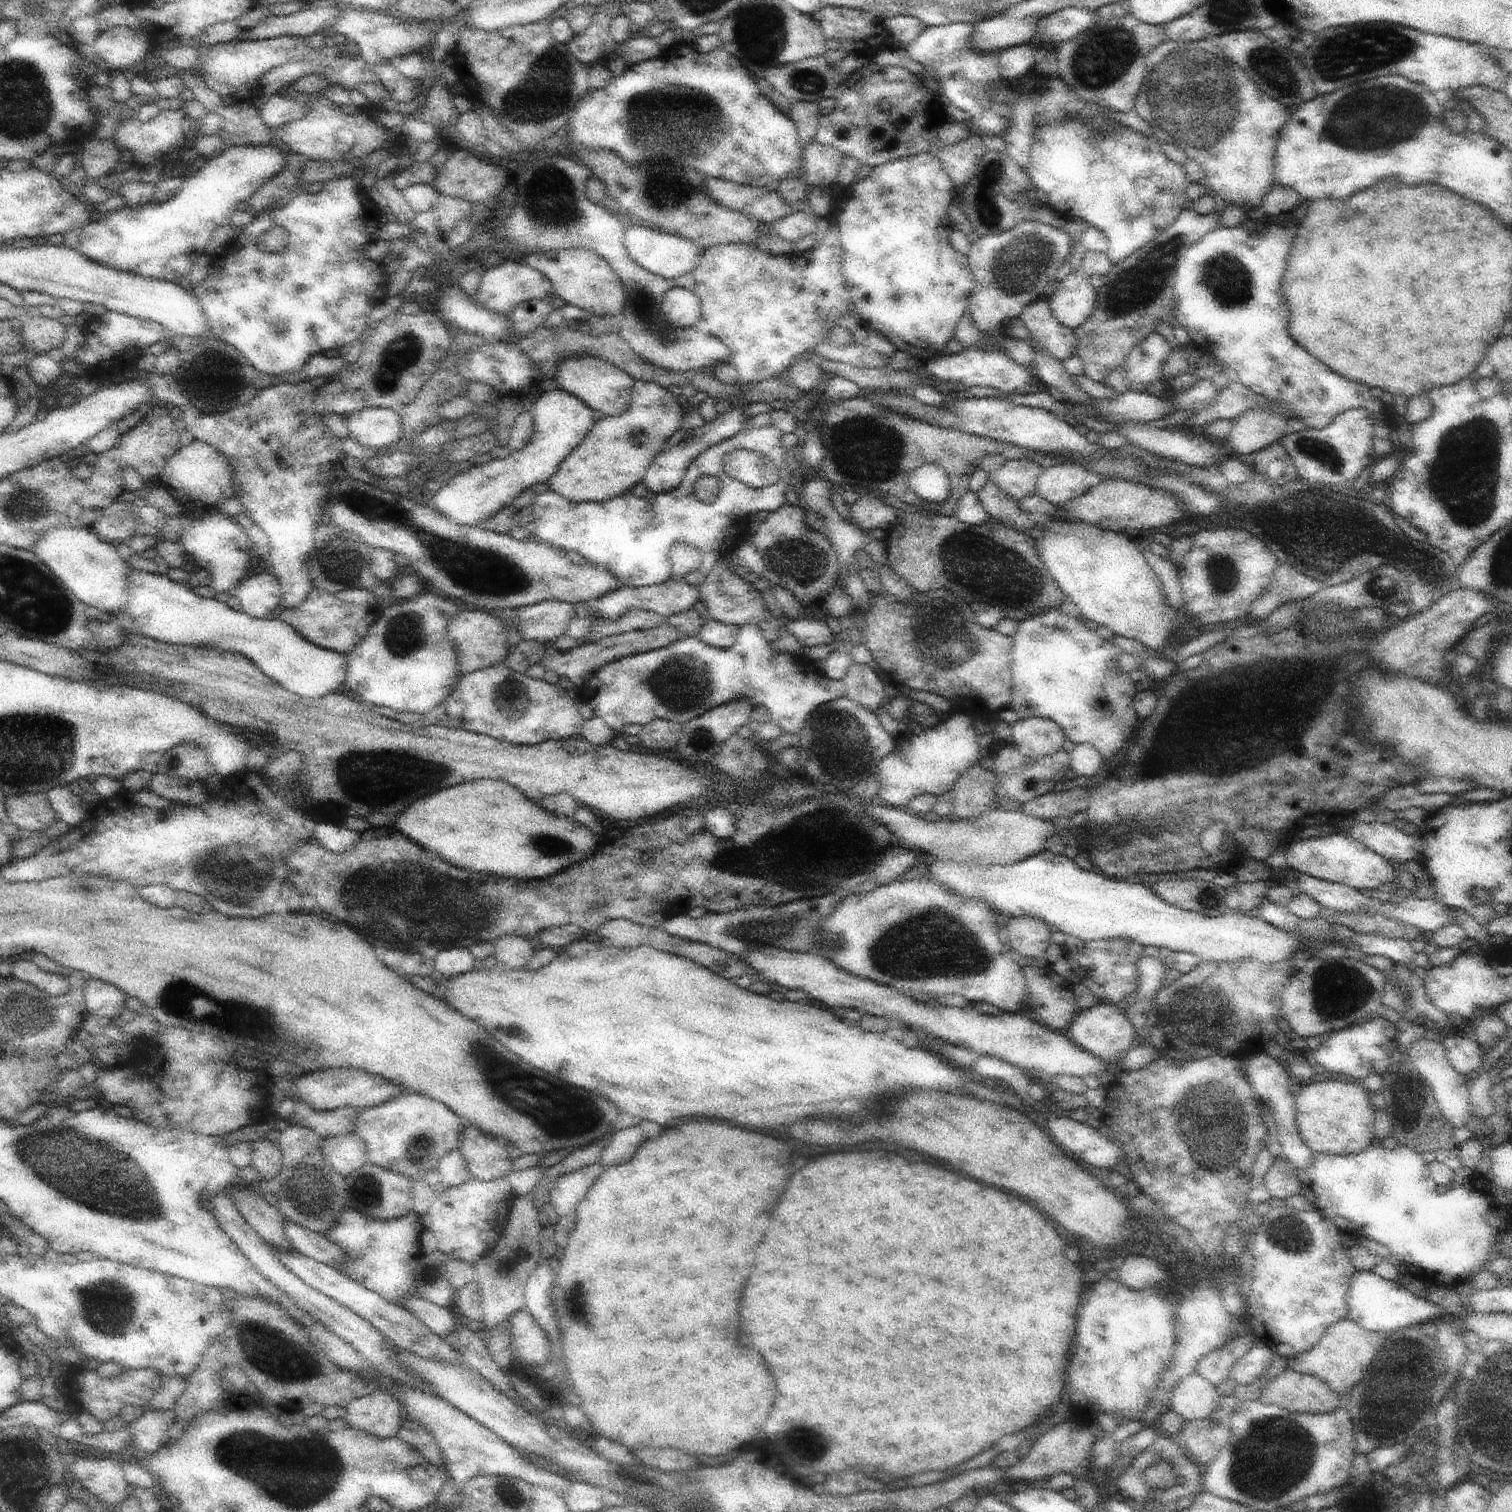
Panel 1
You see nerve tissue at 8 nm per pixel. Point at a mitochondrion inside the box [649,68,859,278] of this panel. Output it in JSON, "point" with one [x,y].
{"point":[803,79]}

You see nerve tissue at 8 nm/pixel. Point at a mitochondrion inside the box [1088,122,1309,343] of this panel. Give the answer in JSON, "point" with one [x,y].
{"point":[1134,288]}

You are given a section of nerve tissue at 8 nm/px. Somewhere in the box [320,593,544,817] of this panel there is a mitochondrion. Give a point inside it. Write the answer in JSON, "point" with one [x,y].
{"point":[511,698]}

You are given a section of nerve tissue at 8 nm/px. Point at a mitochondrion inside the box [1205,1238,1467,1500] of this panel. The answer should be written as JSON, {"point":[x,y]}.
{"point":[1277,1455]}

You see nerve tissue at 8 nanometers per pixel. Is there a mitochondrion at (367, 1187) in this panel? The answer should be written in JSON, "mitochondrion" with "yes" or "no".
{"mitochondrion":"yes"}

